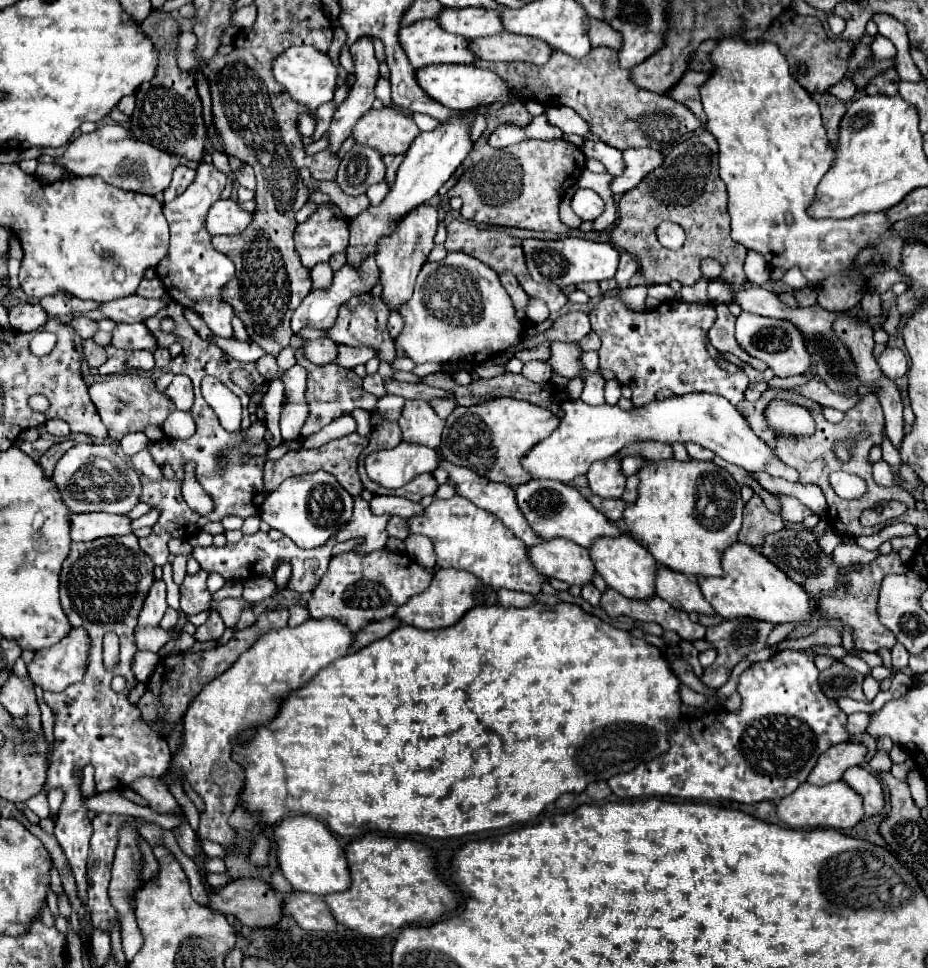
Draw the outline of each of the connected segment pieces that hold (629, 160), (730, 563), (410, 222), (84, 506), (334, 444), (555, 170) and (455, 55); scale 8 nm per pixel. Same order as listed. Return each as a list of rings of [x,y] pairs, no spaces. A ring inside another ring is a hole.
[[[649,147],[623,151],[623,159],[625,159],[625,171],[621,173],[621,177],[613,177],[609,185],[611,193],[615,195],[623,195],[625,191],[633,189],[649,171],[653,171],[657,165],[663,163],[663,155]]]
[[[733,543],[721,557],[723,577],[697,577],[703,597],[725,619],[753,617],[773,625],[787,621],[809,621],[809,595],[801,585],[793,583],[777,565],[769,563],[761,551],[747,543]]]
[[[425,203],[425,205],[409,211],[409,215],[405,215],[405,219],[401,219],[401,223],[397,223],[397,227],[393,229],[393,235],[385,235],[385,239],[381,239],[381,243],[377,245],[375,261],[381,269],[381,283],[383,283],[381,297],[389,305],[389,309],[397,309],[401,303],[405,303],[411,297],[415,277],[417,277],[419,269],[423,267],[427,255],[433,249],[433,237],[437,231],[437,223],[439,223],[437,209],[429,203]]]
[[[77,443],[75,447],[71,447],[57,463],[53,481],[57,483],[65,505],[73,513],[105,511],[105,513],[125,515],[139,503],[139,495],[141,495],[139,473],[133,467],[129,467],[127,457],[119,459],[119,455],[115,455],[111,447],[95,445],[95,443],[89,445]],[[77,497],[81,497],[83,501],[79,501]]]
[[[349,433],[345,437],[339,437],[339,439],[333,439],[317,449],[297,449],[297,451],[287,451],[281,459],[275,459],[275,461],[267,461],[265,463],[265,491],[275,491],[285,479],[289,477],[297,477],[297,475],[303,475],[303,473],[315,473],[315,471],[327,471],[331,475],[337,477],[337,481],[355,497],[363,491],[363,485],[359,481],[359,475],[357,475],[357,459],[363,451],[363,447],[367,445],[367,437],[361,437],[359,433]]]
[[[477,139],[475,149],[463,161],[461,179],[453,189],[449,189],[447,195],[461,197],[463,219],[475,223],[551,231],[557,237],[565,237],[567,233],[579,235],[581,231],[569,229],[559,221],[559,203],[563,195],[567,187],[575,185],[579,181],[579,175],[583,173],[577,171],[577,175],[571,175],[577,165],[585,169],[585,157],[579,159],[579,147],[563,139],[553,139],[553,141],[527,139],[517,145],[493,151],[485,139]]]
[[[433,19],[401,27],[399,43],[415,69],[433,63],[473,63],[475,59],[467,47],[469,39],[443,31]]]

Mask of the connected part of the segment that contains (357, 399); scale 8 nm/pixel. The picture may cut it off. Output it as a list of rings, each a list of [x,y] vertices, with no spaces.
[[[301,349],[295,351],[295,359],[297,359],[297,363],[299,363],[301,367],[307,369],[306,399],[309,401],[309,407],[311,407],[309,419],[307,419],[307,423],[305,423],[303,429],[301,429],[301,435],[303,435],[303,437],[309,437],[309,435],[317,433],[317,431],[323,429],[325,425],[329,425],[333,419],[351,413],[355,407],[361,407],[361,409],[365,409],[365,411],[375,411],[379,397],[369,395],[369,393],[363,391],[363,387],[361,387],[361,377],[359,377],[353,369],[341,367],[341,365],[337,365],[337,363],[327,363],[327,365],[323,365],[323,367],[313,365],[313,363],[309,363],[309,359],[305,359],[305,355],[303,355]]]

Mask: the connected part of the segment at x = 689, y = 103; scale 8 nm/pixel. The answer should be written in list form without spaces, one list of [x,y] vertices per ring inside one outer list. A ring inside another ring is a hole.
[[[687,71],[683,75],[683,79],[679,79],[665,95],[671,97],[677,103],[683,103],[685,107],[689,107],[705,125],[705,113],[701,107],[701,97],[699,97],[699,85],[705,81],[707,73],[697,73],[697,71]]]

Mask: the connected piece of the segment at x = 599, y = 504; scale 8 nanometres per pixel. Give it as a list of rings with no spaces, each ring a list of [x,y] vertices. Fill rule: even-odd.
[[[591,495],[587,497],[587,501],[597,509],[601,511],[609,521],[619,521],[621,519],[621,513],[625,509],[625,503],[621,499],[603,499],[603,497],[597,497],[597,495]]]

